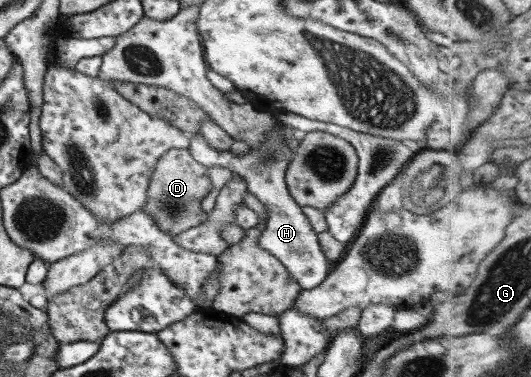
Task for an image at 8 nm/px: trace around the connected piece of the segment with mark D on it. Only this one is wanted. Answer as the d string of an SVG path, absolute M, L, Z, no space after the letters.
M187 148L167 151L159 159L150 179L146 193L147 202L142 210L153 215L157 227L167 232L169 236L177 236L187 232L187 229L208 223L208 214L201 208L203 198L214 187L207 170L201 163L195 161Z

